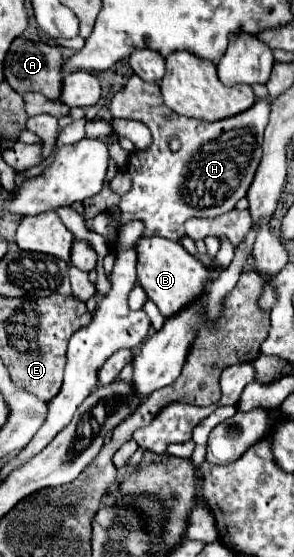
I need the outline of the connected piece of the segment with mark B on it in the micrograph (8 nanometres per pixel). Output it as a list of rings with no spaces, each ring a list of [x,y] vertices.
[[[142,236],[136,242],[136,252],[138,252],[138,282],[148,294],[148,298],[158,306],[164,318],[182,310],[188,304],[188,300],[196,300],[196,296],[204,292],[204,286],[210,280],[208,268],[196,256],[186,252],[180,242],[160,236],[150,238]]]

